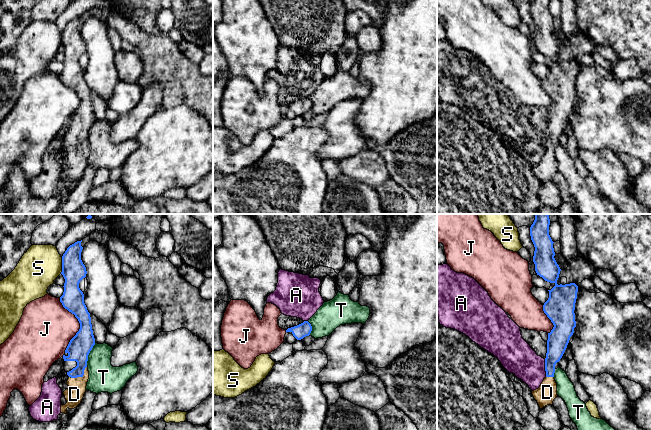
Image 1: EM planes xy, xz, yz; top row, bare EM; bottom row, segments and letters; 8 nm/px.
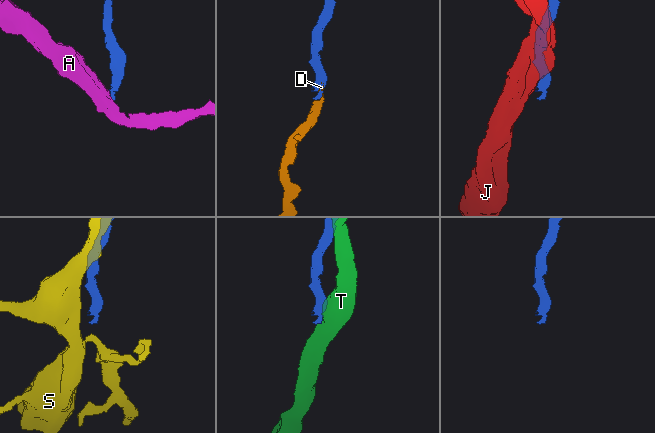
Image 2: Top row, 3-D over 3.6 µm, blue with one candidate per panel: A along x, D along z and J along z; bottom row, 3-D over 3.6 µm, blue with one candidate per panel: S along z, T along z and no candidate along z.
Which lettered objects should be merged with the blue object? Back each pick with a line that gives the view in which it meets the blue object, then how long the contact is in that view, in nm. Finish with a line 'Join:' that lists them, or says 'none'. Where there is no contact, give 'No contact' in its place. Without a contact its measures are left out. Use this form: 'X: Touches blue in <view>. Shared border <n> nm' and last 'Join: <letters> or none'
D: Touches blue in xy. Shared border 180 nm
Join: D

